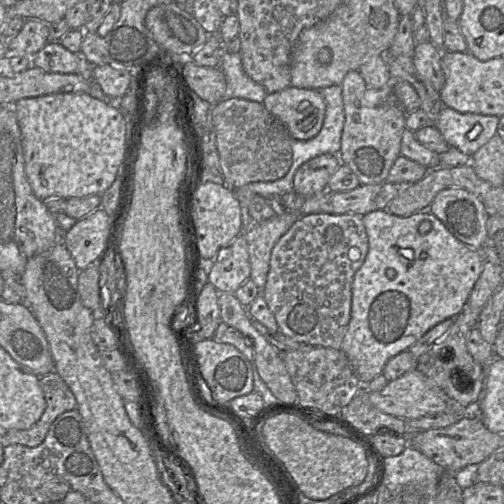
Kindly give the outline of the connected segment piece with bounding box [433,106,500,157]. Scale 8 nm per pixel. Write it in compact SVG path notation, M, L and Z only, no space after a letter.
M443 106L433 126L450 147L472 157L497 134L499 120L497 116L460 113Z

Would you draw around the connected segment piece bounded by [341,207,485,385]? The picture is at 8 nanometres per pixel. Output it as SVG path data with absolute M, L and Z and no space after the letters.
M422 208L409 217L391 214L385 209L362 216L368 237L368 252L356 271L351 291L351 318L341 350L347 356L363 385L382 374L389 359L407 351L428 330L449 318L455 318L464 308L485 262L483 253L457 239L431 212Z

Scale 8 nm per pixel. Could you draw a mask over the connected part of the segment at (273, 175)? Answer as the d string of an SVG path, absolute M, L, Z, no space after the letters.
M242 98L222 100L213 107L213 125L224 184L238 189L251 182L270 182L284 177L292 164L291 137L287 128L262 103Z

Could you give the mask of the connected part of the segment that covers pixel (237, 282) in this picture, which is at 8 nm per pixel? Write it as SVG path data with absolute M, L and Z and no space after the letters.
M244 235L237 236L228 247L217 253L208 282L219 292L234 293L244 282L250 279L251 267L248 245Z

